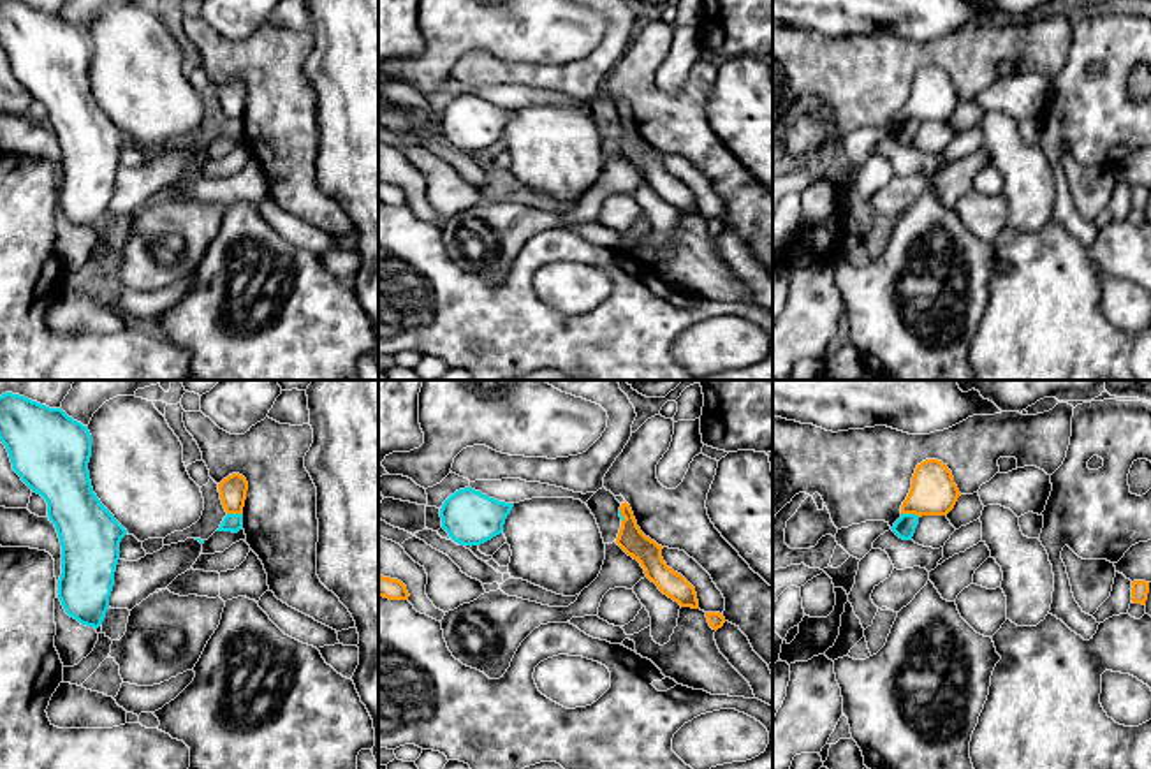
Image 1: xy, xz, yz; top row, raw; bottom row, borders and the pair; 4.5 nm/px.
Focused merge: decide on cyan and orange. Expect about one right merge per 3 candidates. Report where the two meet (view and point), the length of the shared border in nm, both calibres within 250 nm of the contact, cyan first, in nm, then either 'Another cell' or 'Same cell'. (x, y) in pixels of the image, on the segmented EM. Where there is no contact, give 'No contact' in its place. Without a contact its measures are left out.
Touches cyan at yz (910, 514). Shared border 90 nm. Thickness 100 nm (cyan) against 200 nm. Another cell

